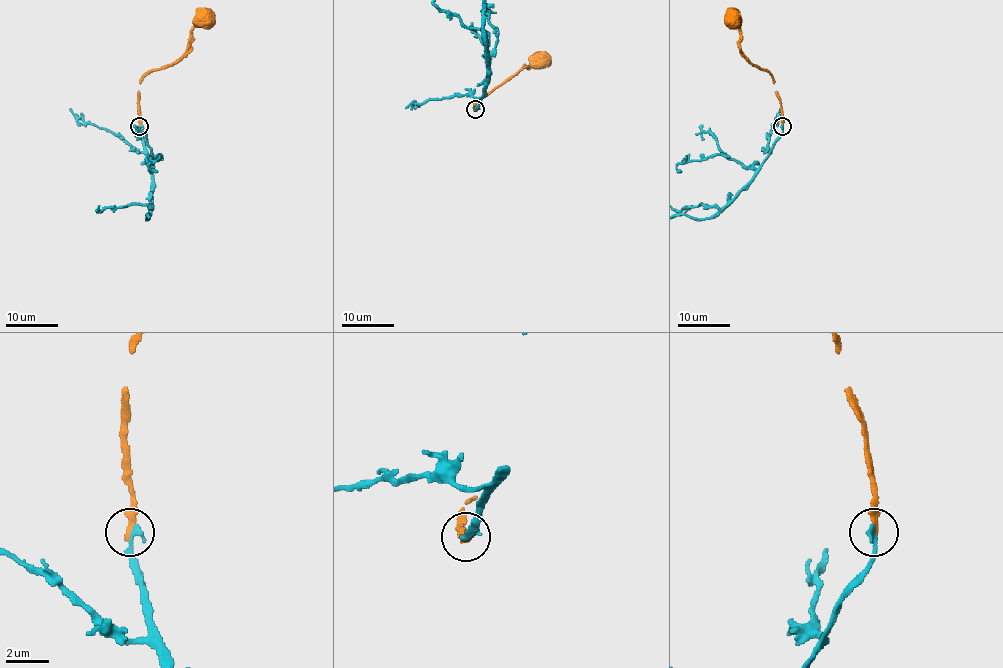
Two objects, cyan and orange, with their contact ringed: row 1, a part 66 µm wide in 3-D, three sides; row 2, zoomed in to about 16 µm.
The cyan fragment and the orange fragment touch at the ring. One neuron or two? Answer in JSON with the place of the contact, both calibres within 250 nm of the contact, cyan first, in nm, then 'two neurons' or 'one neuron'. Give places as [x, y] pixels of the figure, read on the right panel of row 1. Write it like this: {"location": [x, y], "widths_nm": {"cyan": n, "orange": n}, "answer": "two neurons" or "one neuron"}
{"location": [782, 126], "widths_nm": {"cyan": 240, "orange": 240}, "answer": "one neuron"}

